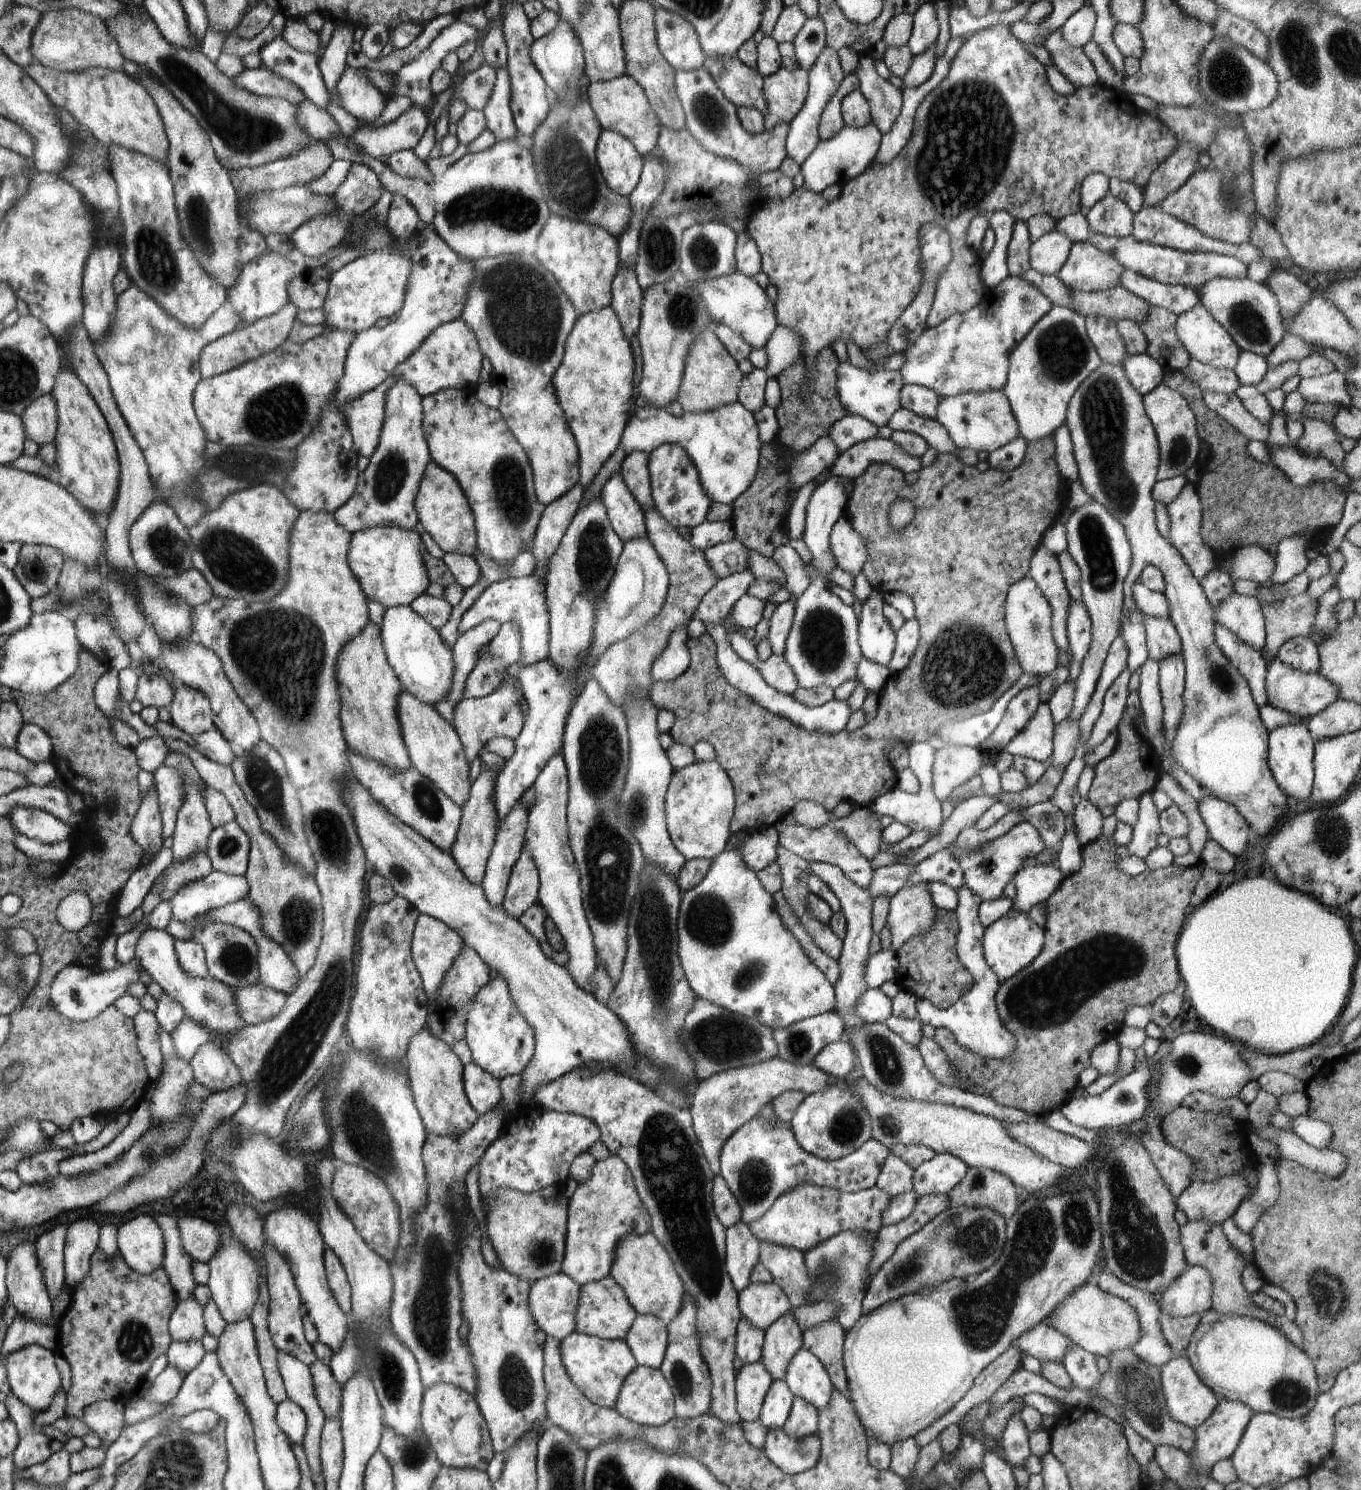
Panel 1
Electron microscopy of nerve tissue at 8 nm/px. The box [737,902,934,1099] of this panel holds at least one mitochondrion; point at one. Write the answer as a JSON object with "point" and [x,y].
{"point":[885,1060]}

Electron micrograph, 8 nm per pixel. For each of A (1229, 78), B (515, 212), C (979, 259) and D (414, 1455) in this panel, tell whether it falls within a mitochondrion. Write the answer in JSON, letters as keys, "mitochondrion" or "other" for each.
{"A":"mitochondrion","B":"mitochondrion","C":"other","D":"mitochondrion"}

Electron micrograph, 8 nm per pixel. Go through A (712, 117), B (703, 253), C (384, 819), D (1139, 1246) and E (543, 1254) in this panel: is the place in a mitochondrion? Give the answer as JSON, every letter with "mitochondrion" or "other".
{"A":"mitochondrion","B":"mitochondrion","C":"other","D":"mitochondrion","E":"other"}

